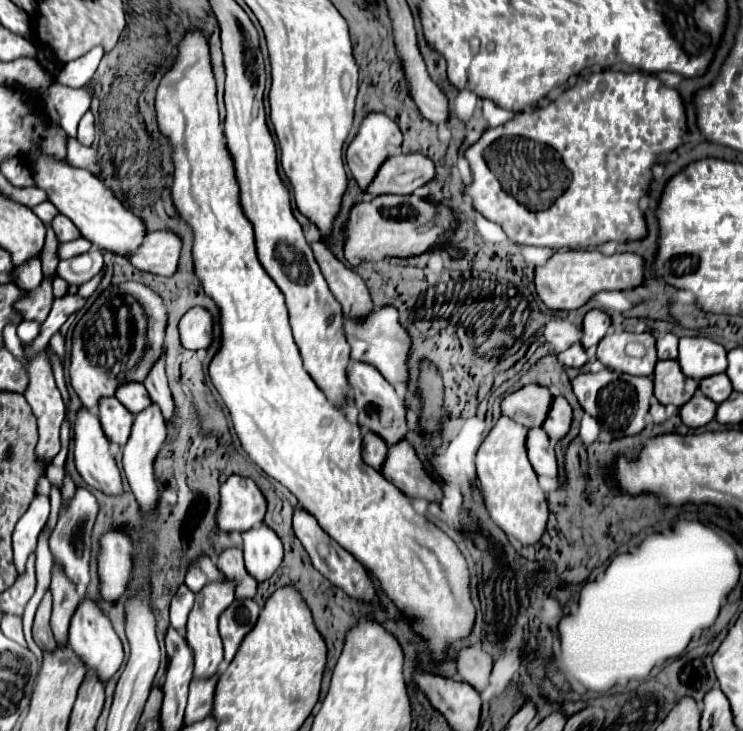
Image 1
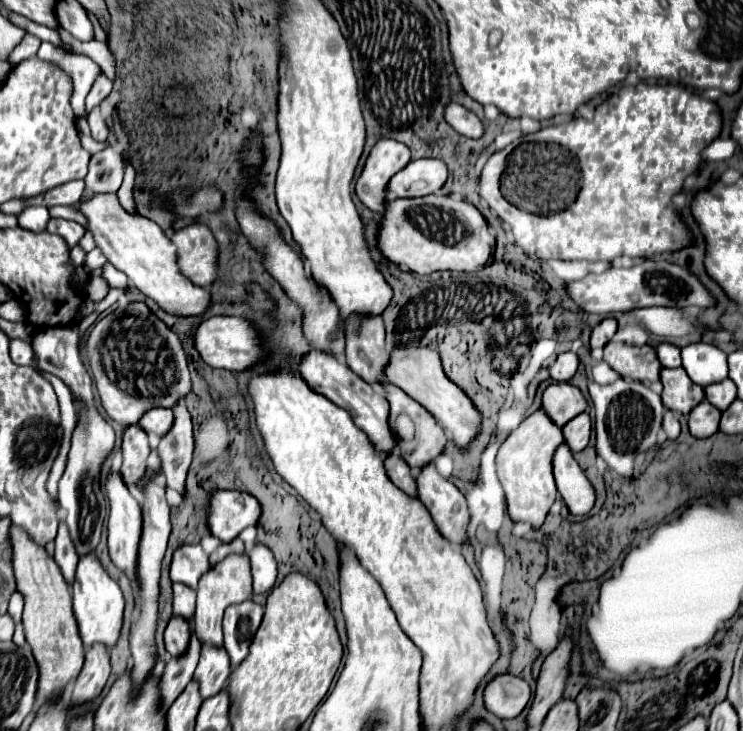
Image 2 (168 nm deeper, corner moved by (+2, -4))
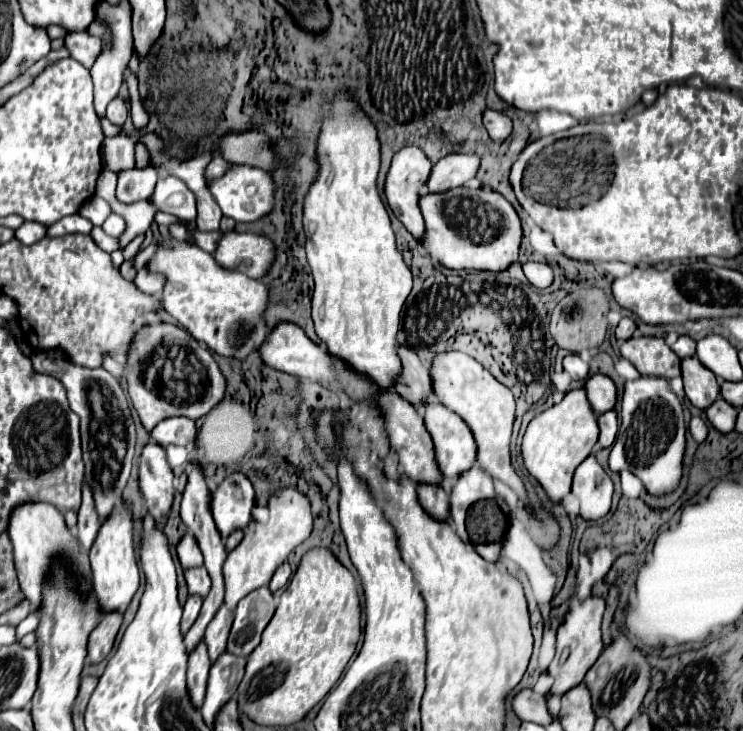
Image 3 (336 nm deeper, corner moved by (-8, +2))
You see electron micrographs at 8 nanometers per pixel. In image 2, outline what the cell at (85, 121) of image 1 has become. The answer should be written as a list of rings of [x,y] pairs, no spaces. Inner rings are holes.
[[[98,107],[90,111],[90,115],[88,115],[88,125],[90,125],[92,137],[94,137],[96,141],[106,141],[106,137],[108,137],[108,125],[106,125],[104,117],[100,115],[100,109],[98,109]]]

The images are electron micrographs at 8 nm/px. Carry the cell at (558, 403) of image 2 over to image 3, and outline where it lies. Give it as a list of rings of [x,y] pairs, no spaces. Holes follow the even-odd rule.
[[[592,375],[584,383],[584,391],[594,413],[610,411],[616,403],[616,387],[606,375]]]

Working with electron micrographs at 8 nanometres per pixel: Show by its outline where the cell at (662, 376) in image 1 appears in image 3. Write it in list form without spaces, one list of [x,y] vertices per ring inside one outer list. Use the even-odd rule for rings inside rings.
[[[686,357],[682,359],[680,365],[682,365],[682,379],[684,379],[684,393],[688,401],[698,409],[710,407],[720,393],[714,373],[706,369],[698,361],[698,357]]]

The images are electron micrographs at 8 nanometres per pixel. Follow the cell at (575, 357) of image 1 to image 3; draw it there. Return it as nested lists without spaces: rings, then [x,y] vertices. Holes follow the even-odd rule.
[[[568,353],[564,357],[564,371],[570,373],[572,379],[586,379],[588,377],[588,363],[584,363],[578,355]]]

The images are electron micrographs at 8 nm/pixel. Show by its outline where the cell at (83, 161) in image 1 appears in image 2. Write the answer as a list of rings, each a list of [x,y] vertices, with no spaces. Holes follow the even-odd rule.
[[[108,147],[90,159],[90,171],[86,175],[86,189],[90,193],[118,193],[124,177],[124,161],[120,151]]]

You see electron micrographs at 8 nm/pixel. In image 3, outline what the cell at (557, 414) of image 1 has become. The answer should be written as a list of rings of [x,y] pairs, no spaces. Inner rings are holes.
[[[606,411],[606,413],[598,415],[598,429],[600,429],[600,435],[598,435],[598,443],[594,445],[594,451],[610,447],[614,443],[614,437],[616,437],[616,431],[618,431],[616,413]]]

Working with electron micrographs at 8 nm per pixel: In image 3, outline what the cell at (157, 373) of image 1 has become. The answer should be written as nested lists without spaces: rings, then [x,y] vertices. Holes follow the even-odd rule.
[[[190,461],[190,473],[188,473],[188,481],[186,481],[186,489],[184,489],[184,495],[182,495],[182,503],[180,503],[180,519],[182,523],[188,527],[188,531],[196,537],[198,545],[200,545],[200,551],[204,555],[204,567],[212,579],[212,589],[208,593],[208,597],[204,599],[204,605],[202,605],[202,611],[194,623],[194,627],[190,627],[190,631],[184,635],[184,645],[186,645],[186,653],[192,653],[198,643],[204,639],[204,631],[208,627],[208,623],[214,619],[214,615],[218,613],[220,605],[222,605],[222,563],[226,559],[226,549],[224,549],[224,541],[214,525],[214,519],[212,519],[212,511],[210,511],[210,489],[204,481],[204,475],[202,475],[202,467],[198,461]]]

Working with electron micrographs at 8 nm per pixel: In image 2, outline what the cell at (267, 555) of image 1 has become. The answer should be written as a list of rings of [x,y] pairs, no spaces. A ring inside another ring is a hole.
[[[254,545],[250,551],[252,575],[254,575],[254,593],[266,593],[276,583],[276,559],[272,551],[264,545]]]

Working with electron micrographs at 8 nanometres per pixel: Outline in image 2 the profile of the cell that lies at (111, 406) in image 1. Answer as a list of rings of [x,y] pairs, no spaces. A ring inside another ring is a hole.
[[[128,427],[122,441],[122,477],[126,485],[138,485],[146,479],[146,459],[150,455],[148,435],[140,427]]]

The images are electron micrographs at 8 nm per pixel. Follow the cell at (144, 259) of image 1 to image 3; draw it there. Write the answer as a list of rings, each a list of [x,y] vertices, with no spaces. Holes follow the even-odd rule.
[[[222,233],[218,239],[214,259],[220,267],[230,271],[240,271],[248,277],[258,279],[266,267],[270,267],[270,255],[274,245],[254,233]]]

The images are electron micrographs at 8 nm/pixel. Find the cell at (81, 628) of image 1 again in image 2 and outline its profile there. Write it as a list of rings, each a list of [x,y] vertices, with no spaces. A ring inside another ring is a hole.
[[[90,553],[80,557],[76,577],[74,577],[74,613],[80,627],[80,637],[84,647],[92,647],[92,643],[104,643],[106,647],[116,645],[118,633],[122,627],[122,613],[124,613],[124,595],[118,583],[106,573],[100,559]]]

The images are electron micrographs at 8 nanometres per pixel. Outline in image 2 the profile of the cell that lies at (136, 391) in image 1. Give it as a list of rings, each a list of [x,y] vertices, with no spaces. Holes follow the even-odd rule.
[[[150,409],[142,419],[140,419],[140,427],[148,433],[156,433],[156,435],[166,435],[172,429],[172,421],[174,421],[174,413],[170,409]]]

